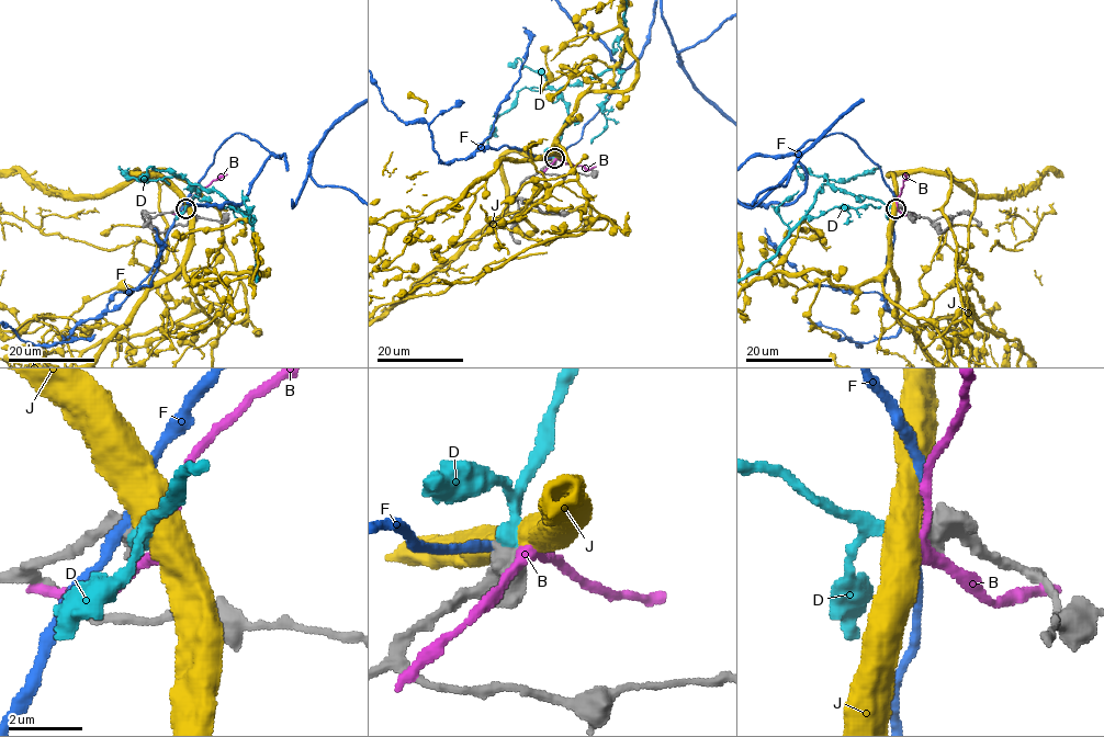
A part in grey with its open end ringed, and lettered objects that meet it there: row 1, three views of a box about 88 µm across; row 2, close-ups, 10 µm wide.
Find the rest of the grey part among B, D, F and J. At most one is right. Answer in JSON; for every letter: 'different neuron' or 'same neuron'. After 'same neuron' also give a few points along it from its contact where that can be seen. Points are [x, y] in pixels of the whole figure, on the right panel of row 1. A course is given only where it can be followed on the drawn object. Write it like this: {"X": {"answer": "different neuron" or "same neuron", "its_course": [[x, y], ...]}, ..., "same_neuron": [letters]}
{"B": {"answer": "different neuron"}, "D": {"answer": "same neuron"}, "F": {"answer": "different neuron"}, "J": {"answer": "different neuron"}, "same_neuron": ["D"]}

